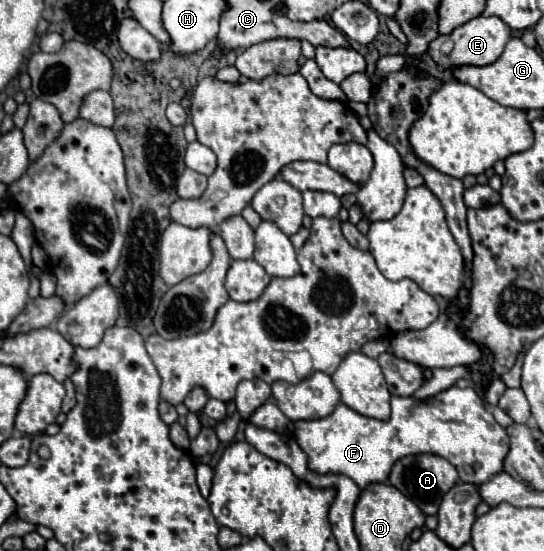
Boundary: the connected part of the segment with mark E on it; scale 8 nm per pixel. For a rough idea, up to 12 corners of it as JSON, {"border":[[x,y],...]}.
{"border":[[477,16],[455,28],[449,56],[445,36],[427,54],[441,72],[489,66],[511,32],[495,16]]}

